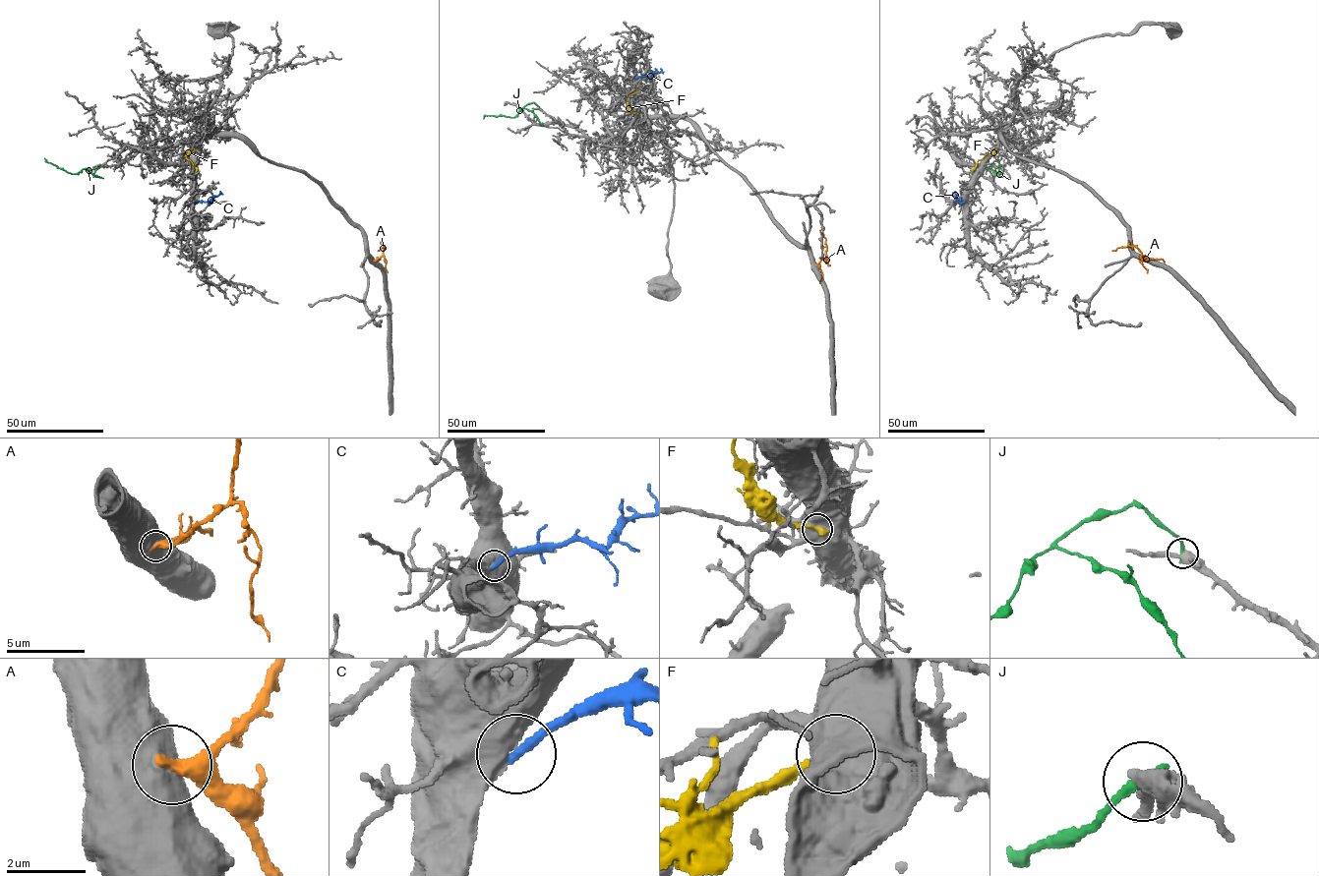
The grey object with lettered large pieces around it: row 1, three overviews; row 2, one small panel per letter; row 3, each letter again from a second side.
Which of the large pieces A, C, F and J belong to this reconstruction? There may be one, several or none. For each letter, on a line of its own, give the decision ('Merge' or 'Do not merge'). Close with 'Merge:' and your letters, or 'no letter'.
A: Do not merge
C: Merge
F: Do not merge
J: Do not merge
Merge: C

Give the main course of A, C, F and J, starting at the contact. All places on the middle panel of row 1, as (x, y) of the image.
A: (815, 264), (825, 259), (826, 238), (820, 229)
C: (635, 79), (660, 72), (661, 68)
F: (636, 113), (626, 101), (635, 88)
J: (539, 108), (528, 103), (513, 117), (485, 116), (483, 119)

